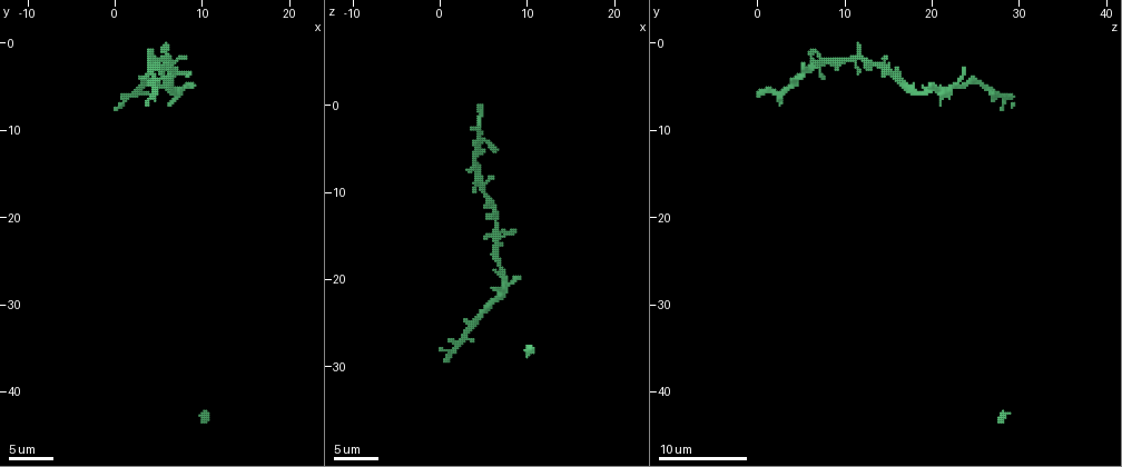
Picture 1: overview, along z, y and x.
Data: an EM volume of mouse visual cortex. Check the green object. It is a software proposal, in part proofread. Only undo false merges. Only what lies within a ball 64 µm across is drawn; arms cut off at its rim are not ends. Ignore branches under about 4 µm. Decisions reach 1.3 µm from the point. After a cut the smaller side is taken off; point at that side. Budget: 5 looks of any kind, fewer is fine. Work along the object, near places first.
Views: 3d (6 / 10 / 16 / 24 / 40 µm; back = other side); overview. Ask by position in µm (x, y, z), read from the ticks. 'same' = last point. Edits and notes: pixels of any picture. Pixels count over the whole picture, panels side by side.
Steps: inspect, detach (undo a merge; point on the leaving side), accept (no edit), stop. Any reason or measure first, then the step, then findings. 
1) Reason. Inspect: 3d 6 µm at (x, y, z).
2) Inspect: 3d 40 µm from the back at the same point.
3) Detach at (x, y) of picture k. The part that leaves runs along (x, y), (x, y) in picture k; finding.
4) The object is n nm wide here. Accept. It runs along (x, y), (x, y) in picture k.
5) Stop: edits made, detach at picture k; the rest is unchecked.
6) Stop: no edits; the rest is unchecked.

Thin neck. Inspect: 3d 10 µm at (5.2, 2.0, 10.4).

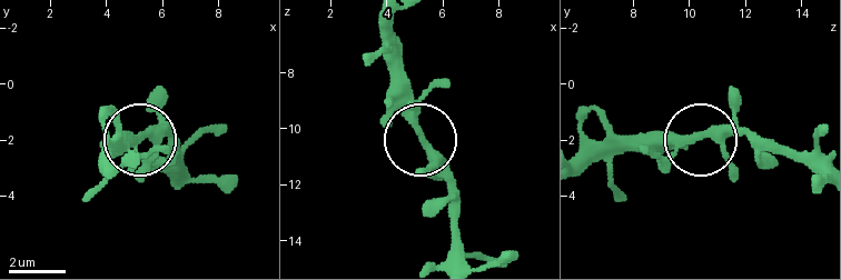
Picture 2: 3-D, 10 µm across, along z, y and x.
From behind. Inspect: 3d 10 µm from the back at (5.2, 1.9, 10.3).

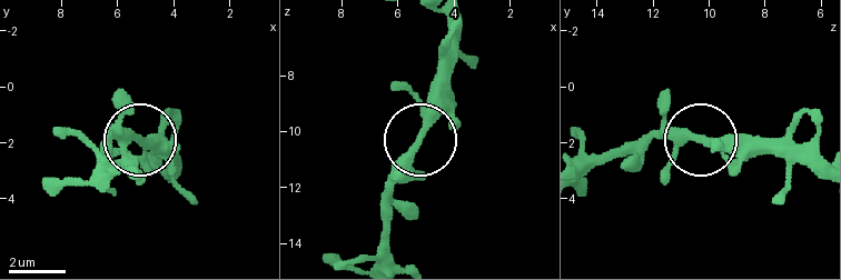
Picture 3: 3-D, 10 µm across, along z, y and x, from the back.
The object is 310 nm wide here. Accept. It runs along (580, 177), (666, 137), (764, 137) in picture 3; continuous, no second neuron.

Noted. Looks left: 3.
Three-way junction. Inspect: 3d 6 µm at (7.2, 6.0, 18.8).

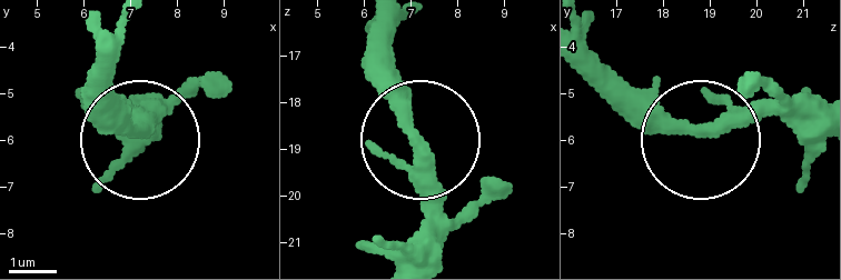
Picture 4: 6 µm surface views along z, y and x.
Inspect: 3d 6 µm from the back at (7.05, 5.75, 18.75).

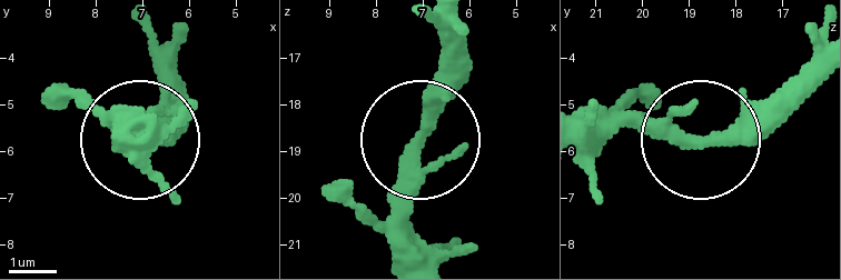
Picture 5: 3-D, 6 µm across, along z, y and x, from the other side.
Accept. It runs along (584, 122), (739, 134), (795, 102) in picture 5; continuous, no second neuron.

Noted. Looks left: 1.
Small branch off a trunk. Inspect: 3d 6 µm at (4.0, 3.4, 5.4).

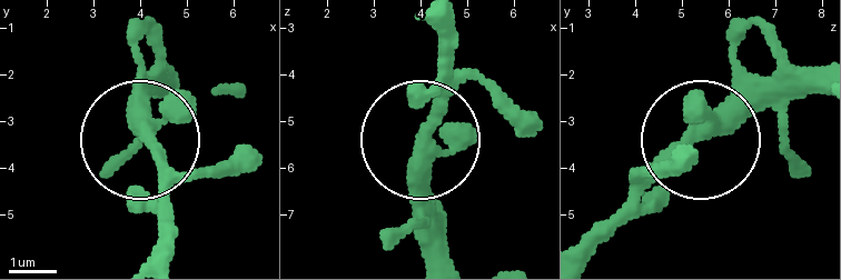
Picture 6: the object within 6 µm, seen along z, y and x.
Accept. It runs along (172, 77), (145, 104), (156, 251) in picture 6; continuous, no second neuron.

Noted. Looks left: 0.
Stop: no edits; the rest is unchecked.

